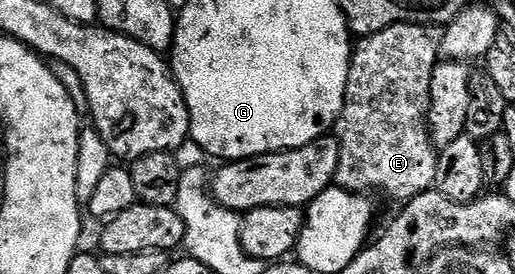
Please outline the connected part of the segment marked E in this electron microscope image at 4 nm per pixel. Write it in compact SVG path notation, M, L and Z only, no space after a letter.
M440 24L392 25L356 42L349 58L349 74L345 88L345 106L337 116L335 136L339 143L339 167L336 184L352 193L368 194L368 189L386 193L398 203L410 201L420 193L428 193L437 180L437 155L429 134L431 103L431 71L441 57L441 40L445 34Z

